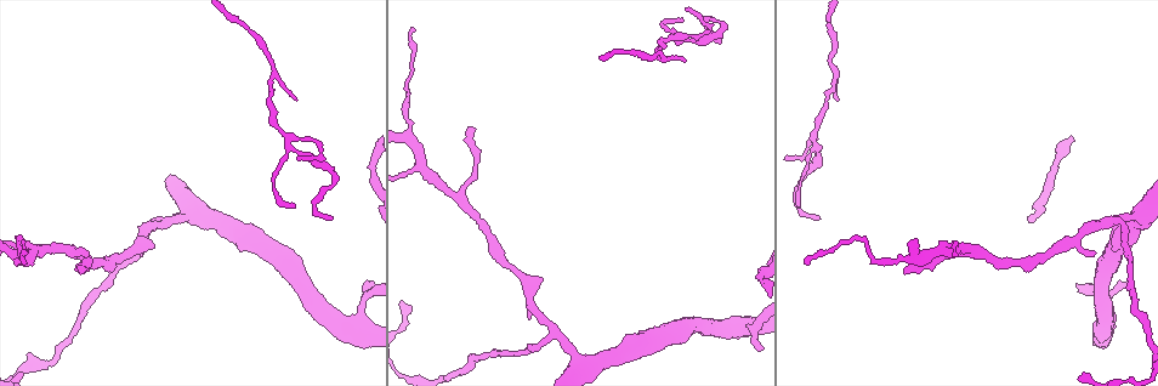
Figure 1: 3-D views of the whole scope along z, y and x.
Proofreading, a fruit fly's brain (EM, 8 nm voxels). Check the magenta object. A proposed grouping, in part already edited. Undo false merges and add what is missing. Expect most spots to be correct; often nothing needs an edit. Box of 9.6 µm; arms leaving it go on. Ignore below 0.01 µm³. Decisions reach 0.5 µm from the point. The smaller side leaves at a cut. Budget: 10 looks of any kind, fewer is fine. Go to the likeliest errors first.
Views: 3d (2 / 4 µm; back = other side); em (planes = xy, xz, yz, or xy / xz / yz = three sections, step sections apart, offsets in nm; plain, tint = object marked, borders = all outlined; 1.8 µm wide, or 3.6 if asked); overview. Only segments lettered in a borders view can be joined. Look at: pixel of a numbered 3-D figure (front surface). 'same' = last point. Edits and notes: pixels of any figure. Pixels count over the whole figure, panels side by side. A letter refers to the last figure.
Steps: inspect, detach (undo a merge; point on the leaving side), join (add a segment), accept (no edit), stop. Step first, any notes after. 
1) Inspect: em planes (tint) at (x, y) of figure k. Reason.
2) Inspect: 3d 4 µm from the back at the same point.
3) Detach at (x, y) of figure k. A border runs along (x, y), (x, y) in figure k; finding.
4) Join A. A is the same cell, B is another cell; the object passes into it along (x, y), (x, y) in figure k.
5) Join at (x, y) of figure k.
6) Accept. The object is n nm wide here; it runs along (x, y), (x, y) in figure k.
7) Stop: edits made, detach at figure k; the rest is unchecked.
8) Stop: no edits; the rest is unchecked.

Inspect: 3d 2 µm at (811, 138) of figure 1. Sharp bend.

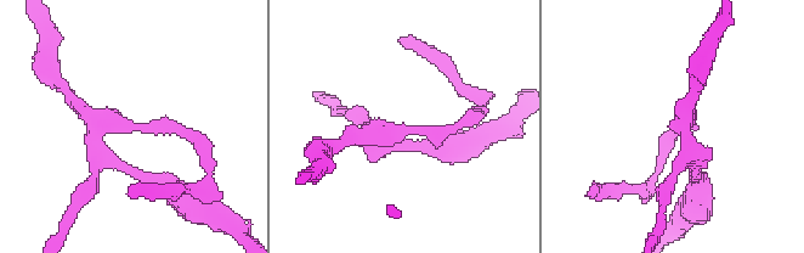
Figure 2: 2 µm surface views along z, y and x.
Inspect: em planes (tint) at (370, 135) of figure 2. 4 arms meet here; shape alone is not enough.

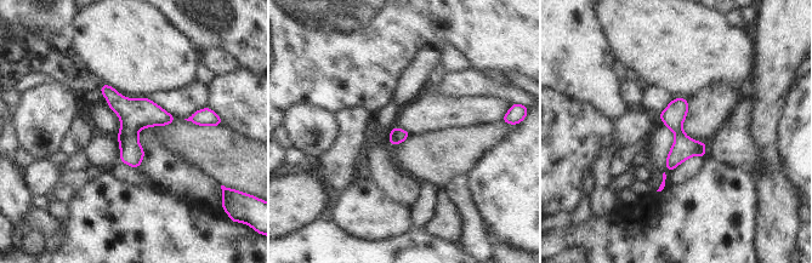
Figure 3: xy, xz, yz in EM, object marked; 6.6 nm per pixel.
Inspect: em planes (borders) at the same point.

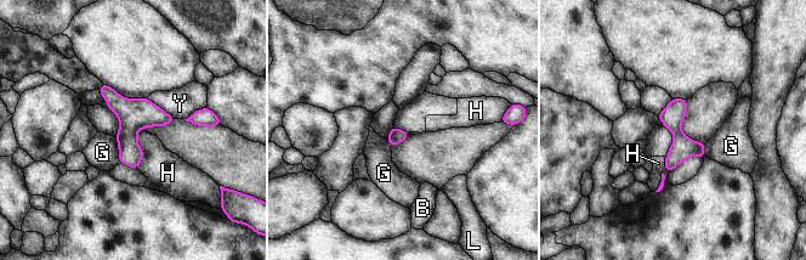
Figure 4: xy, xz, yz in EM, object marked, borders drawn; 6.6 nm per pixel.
Accept. B, G, H, L and Y are other cells; it runs along (103, 88), (128, 113), (134, 164) in figure 4; all the same neuron.

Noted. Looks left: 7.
Inspect: 3d 2 µm from the back at (166, 219) of figure 1. Side arm on a straight run.

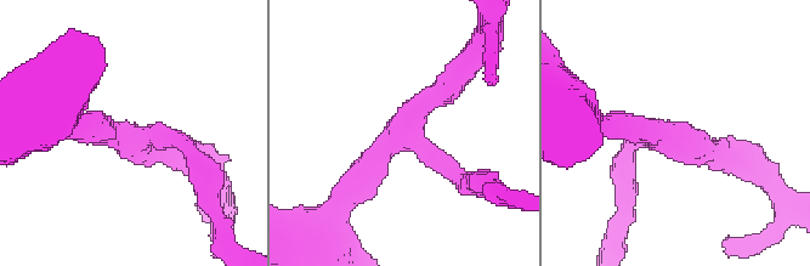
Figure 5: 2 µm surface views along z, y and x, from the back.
Inspect: em yz step 8 (tint) at (403, 131) of figure 5. 3 arms meet here; the arms are 170, 200, 220 nm wide.

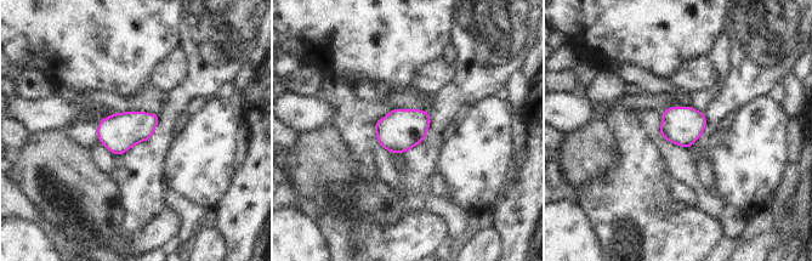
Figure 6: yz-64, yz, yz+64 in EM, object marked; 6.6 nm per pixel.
Inspect: em planes (borders) at the same point.

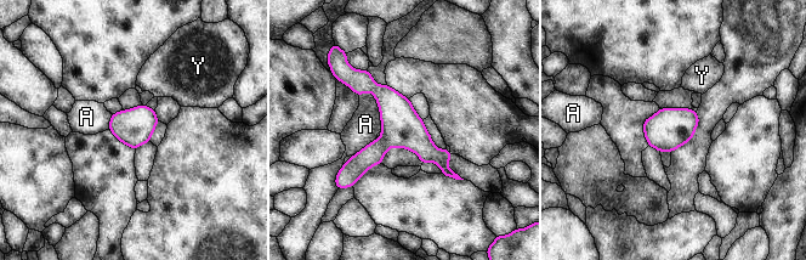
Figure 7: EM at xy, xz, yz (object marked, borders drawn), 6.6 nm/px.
Accept. The object is 240 nm wide here; A and Y are other cells; it runs along (358, 73), (452, 174) in figure 7; one neuron here.

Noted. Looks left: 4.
Inspect: em yz step 4 (borders) at (474, 129) of figure 1. Branch stops here.

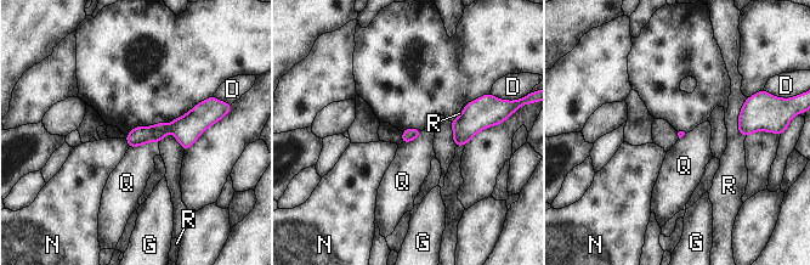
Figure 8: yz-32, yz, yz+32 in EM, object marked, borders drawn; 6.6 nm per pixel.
Inspect: em planes (borders) at the same point. Another direction.

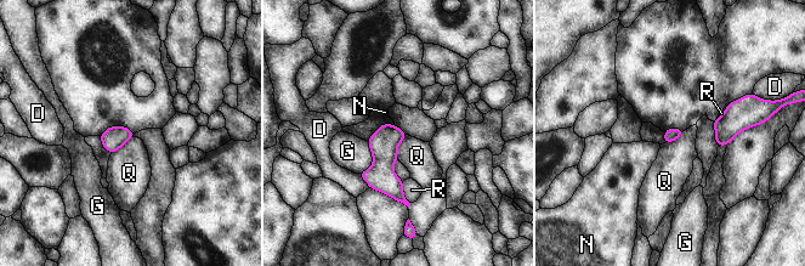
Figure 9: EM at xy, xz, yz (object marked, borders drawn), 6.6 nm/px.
Accept. D, G, N, Q and R are other cells; a border runs along (406, 135), (398, 146), (397, 158) in figure 9; none of them fits.

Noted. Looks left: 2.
Inspect: em planes (plain) at (720, 40) of figure 1. Free end.

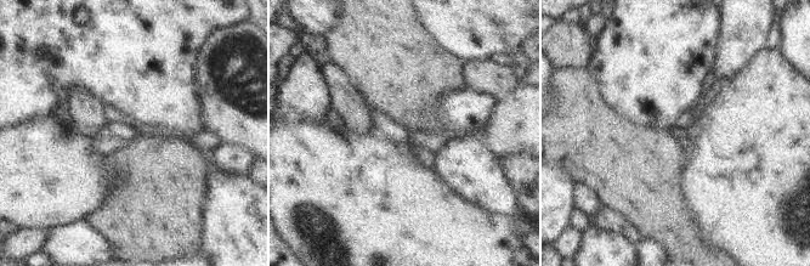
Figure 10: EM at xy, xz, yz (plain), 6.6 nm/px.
Inspect: em planes (borders) at the same point. See the neighbours.

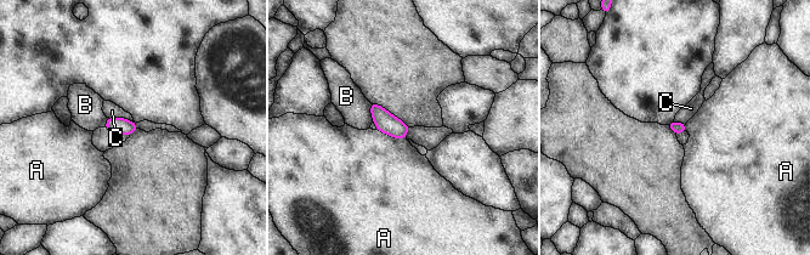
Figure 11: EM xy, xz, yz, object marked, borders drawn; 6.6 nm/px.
Accept. A, B and C are other cells; a border runs along (108, 117), (123, 117), (134, 122) in figure 11; none of them fits.

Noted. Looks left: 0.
Stop: no edits; the rest is unchecked.

